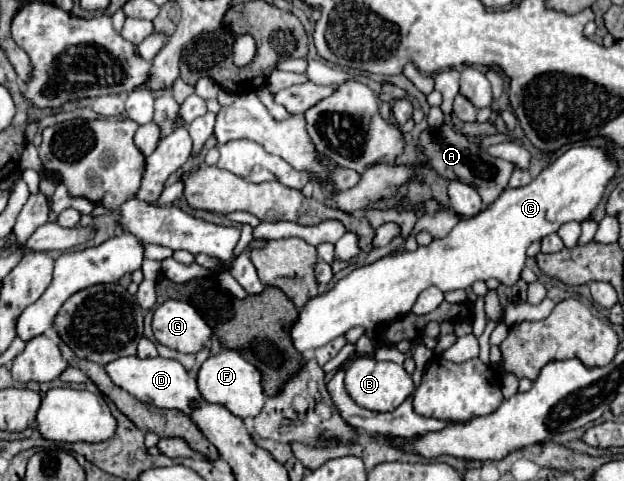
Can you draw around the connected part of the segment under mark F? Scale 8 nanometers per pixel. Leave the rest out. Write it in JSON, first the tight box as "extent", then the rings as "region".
{"extent":[196,349,266,419],"region":[[[222,349],[218,355],[208,357],[198,371],[196,383],[204,401],[214,403],[214,405],[224,405],[232,415],[240,419],[256,417],[262,411],[264,401],[266,401],[260,373],[238,351],[232,351],[232,349]]]}

